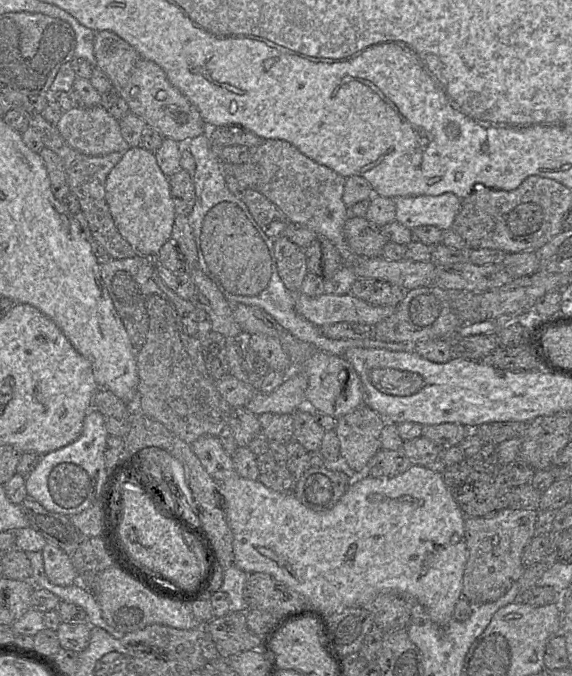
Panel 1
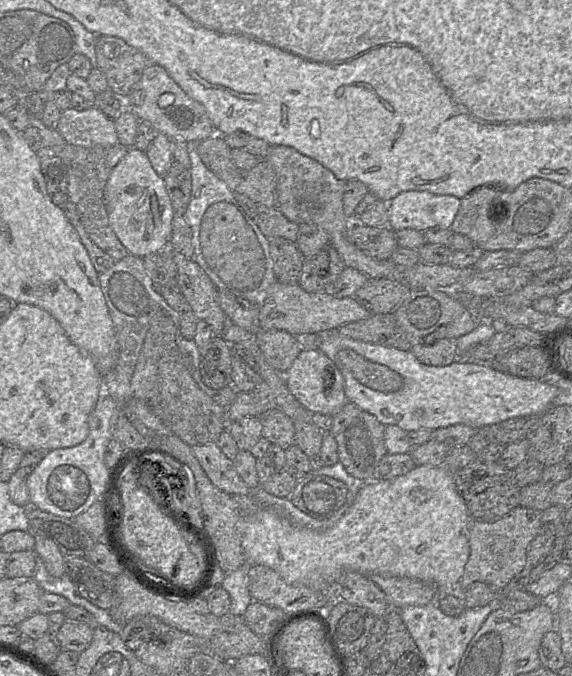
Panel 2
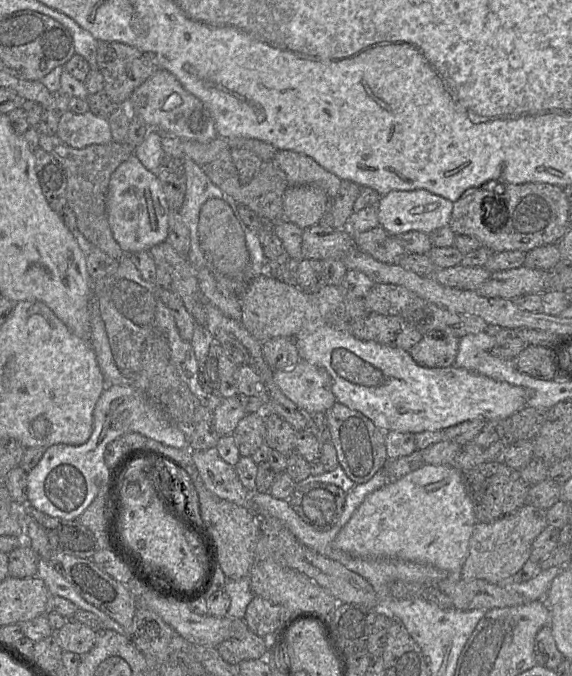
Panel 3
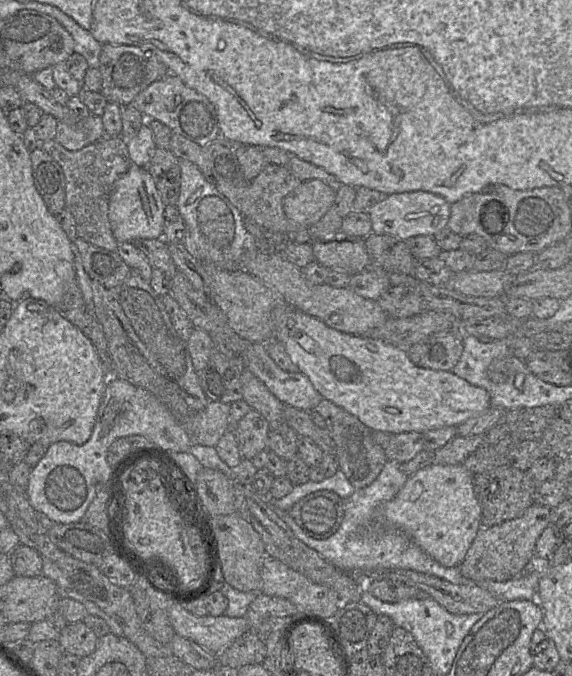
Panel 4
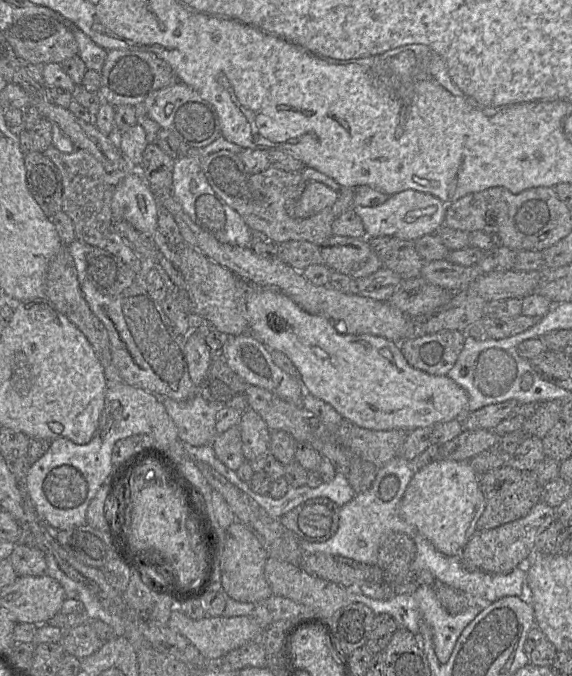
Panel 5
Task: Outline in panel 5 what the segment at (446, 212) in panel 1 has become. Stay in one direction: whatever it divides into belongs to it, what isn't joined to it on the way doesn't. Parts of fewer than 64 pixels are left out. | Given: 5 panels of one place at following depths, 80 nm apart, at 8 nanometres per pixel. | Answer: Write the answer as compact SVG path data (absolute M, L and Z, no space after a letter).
M407 189L390 195L381 205L373 207L353 205L351 209L361 217L366 238L391 236L415 241L423 235L436 234L440 230L445 222L447 207L447 204L429 193Z

